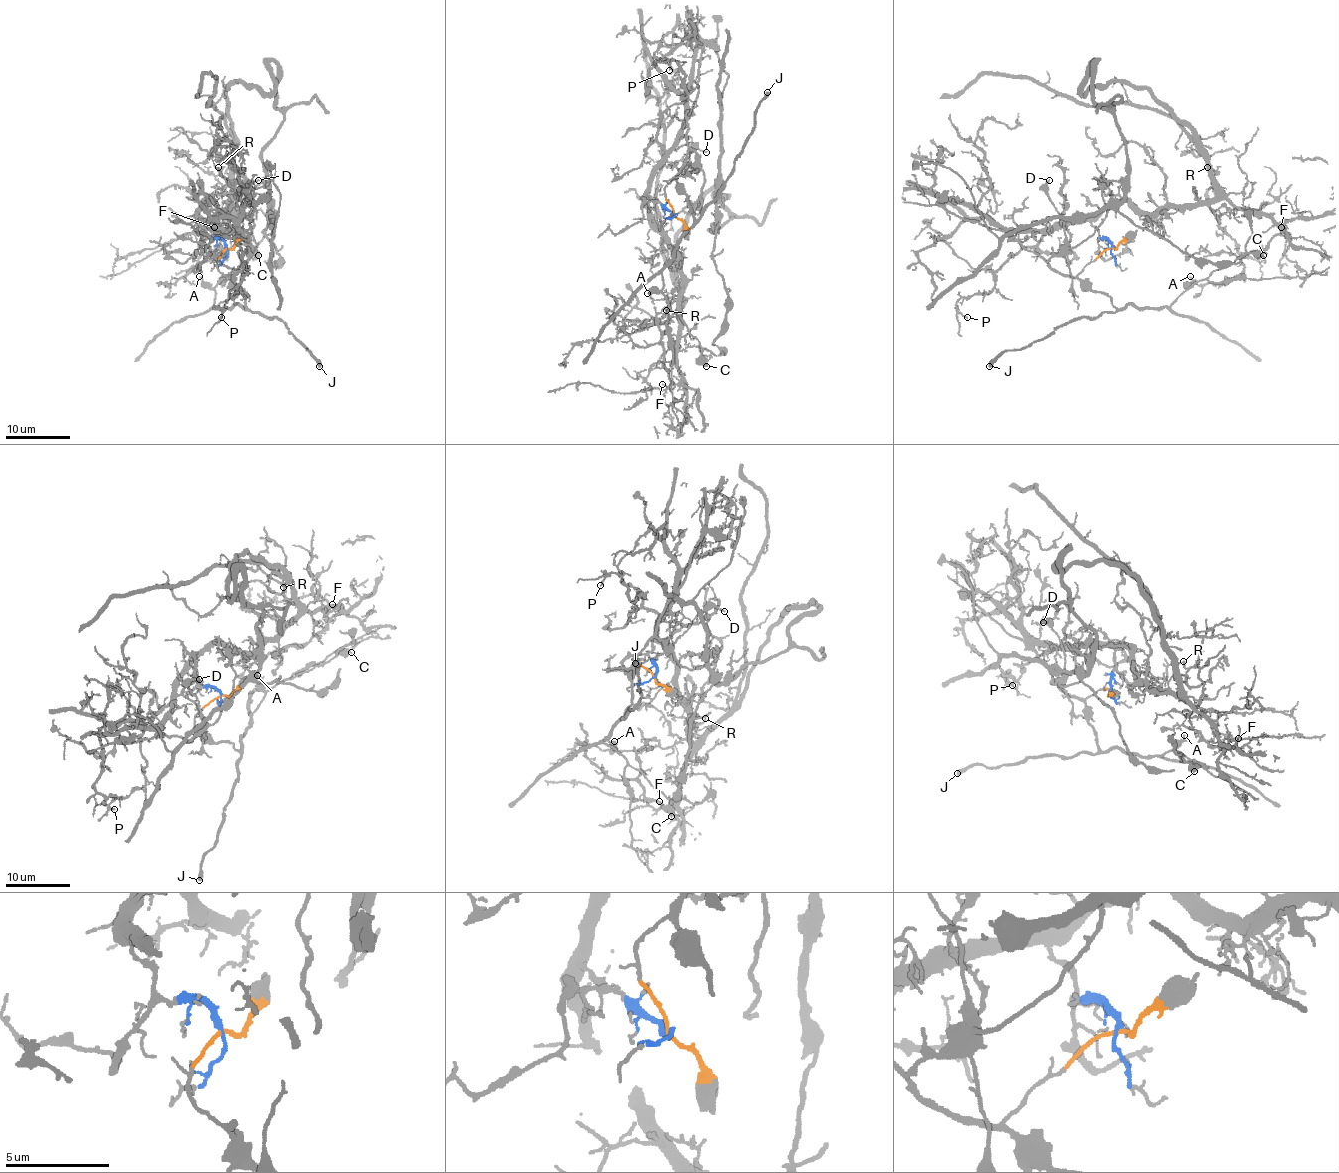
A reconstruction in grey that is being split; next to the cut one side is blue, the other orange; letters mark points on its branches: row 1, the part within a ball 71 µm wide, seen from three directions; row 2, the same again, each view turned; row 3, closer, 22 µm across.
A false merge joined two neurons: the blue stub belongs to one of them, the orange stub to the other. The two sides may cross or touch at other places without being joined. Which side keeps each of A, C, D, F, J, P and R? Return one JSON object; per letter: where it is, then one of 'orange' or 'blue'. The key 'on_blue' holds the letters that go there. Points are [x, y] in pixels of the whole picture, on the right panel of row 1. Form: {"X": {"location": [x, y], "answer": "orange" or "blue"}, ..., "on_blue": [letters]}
{"A": {"location": [1190, 276], "answer": "orange"}, "C": {"location": [1263, 255], "answer": "orange"}, "D": {"location": [1049, 180], "answer": "orange"}, "F": {"location": [1281, 227], "answer": "blue"}, "J": {"location": [989, 366], "answer": "orange"}, "P": {"location": [967, 317], "answer": "blue"}, "R": {"location": [1207, 167], "answer": "blue"}, "on_blue": ["F", "P", "R"]}

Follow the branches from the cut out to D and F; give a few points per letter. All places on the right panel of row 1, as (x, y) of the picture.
D: (1112, 249), (1080, 273), (1064, 276), (1049, 265), (1064, 245), (1064, 220), (1048, 194), (1049, 179)
F: (1112, 249), (1091, 223), (1122, 202), (1151, 213), (1228, 199), (1238, 207), (1263, 212), (1286, 228), (1281, 228)

